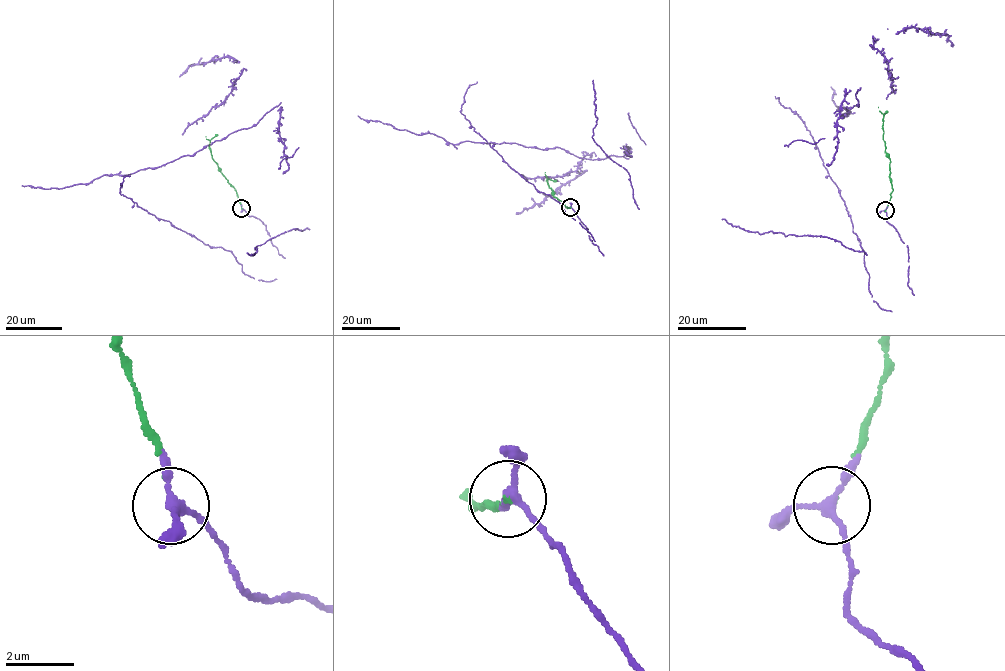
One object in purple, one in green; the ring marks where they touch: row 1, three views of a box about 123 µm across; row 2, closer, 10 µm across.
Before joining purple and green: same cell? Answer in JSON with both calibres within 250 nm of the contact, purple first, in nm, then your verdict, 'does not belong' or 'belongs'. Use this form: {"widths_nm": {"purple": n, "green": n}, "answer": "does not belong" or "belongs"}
{"widths_nm": {"purple": 190, "green": 70}, "answer": "belongs"}

